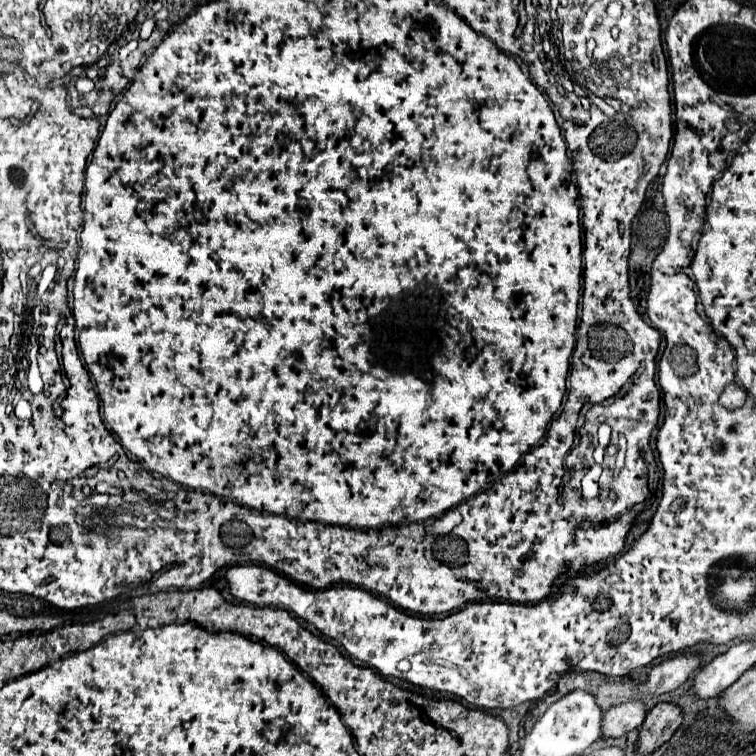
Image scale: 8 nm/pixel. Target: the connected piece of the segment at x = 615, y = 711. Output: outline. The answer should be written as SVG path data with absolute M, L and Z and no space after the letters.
M629 700L625 704L617 704L605 712L603 718L603 740L619 738L643 724L647 716L647 704L643 700Z

